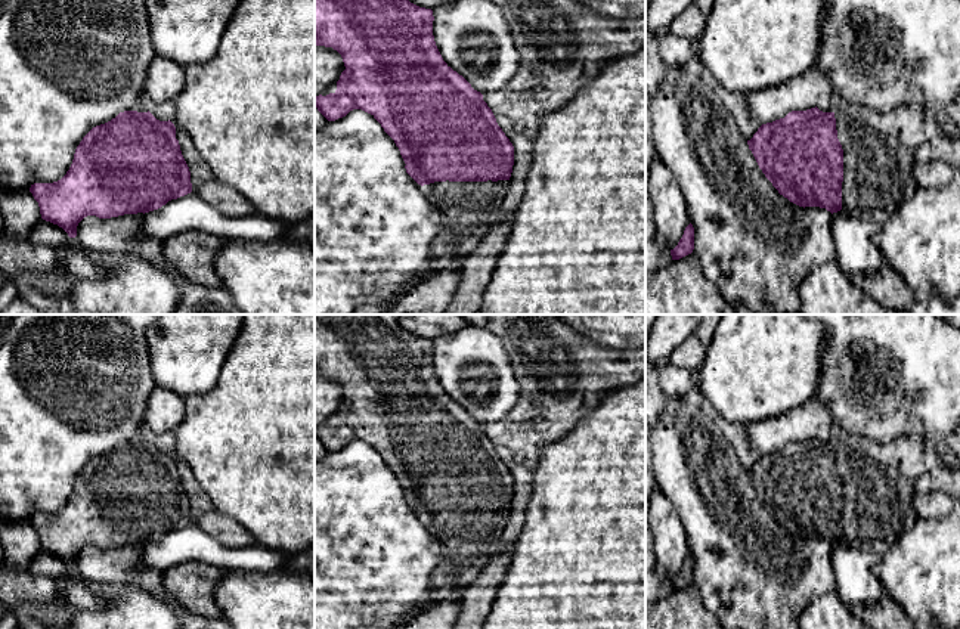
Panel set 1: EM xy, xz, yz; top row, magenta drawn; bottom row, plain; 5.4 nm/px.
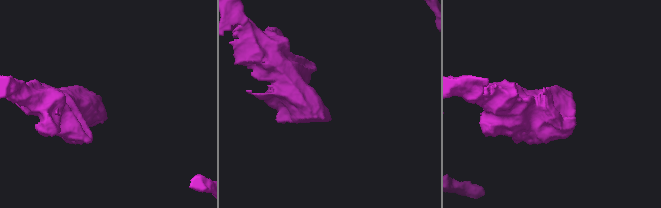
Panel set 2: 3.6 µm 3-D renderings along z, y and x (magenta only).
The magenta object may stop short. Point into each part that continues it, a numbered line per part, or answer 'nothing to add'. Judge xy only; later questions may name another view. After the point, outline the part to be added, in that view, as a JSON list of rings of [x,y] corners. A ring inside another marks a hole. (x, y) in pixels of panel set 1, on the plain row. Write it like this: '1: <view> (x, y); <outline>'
nothing to add

